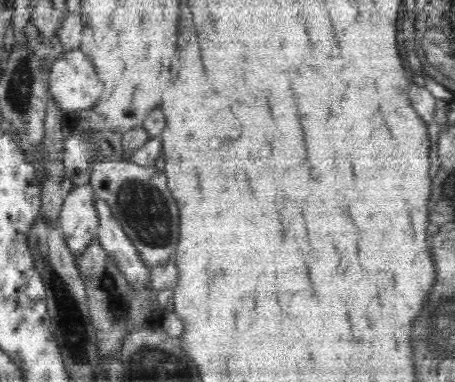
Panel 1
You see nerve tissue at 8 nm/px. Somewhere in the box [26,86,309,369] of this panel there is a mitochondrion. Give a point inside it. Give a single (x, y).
(143, 209)

